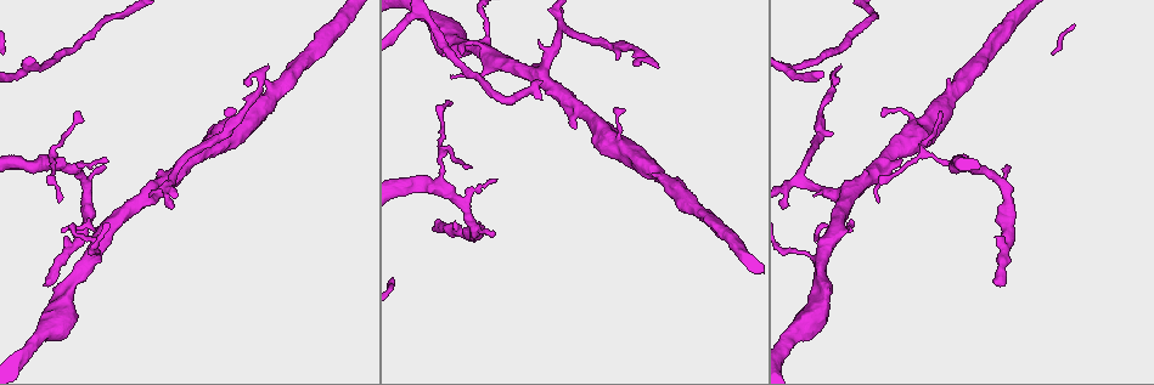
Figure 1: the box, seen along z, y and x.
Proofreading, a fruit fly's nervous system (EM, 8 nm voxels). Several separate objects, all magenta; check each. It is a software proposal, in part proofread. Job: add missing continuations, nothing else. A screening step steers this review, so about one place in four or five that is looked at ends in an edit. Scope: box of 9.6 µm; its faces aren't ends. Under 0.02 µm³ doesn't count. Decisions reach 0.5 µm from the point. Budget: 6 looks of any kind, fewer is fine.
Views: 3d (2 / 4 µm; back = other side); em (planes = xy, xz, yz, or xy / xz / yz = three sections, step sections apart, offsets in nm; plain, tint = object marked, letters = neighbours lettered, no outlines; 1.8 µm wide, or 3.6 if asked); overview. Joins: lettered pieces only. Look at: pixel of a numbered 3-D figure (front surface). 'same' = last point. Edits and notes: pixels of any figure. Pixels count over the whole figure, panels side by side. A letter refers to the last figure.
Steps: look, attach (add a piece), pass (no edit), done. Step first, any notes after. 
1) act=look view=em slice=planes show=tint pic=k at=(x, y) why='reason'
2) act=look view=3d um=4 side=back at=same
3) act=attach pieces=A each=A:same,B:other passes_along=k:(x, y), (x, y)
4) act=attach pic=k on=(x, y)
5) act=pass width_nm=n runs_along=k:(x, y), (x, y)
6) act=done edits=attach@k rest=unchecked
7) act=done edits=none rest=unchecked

act=look view=em slice=yz step=4 show=tint pic=1 at=(1002, 285) why='an open end'

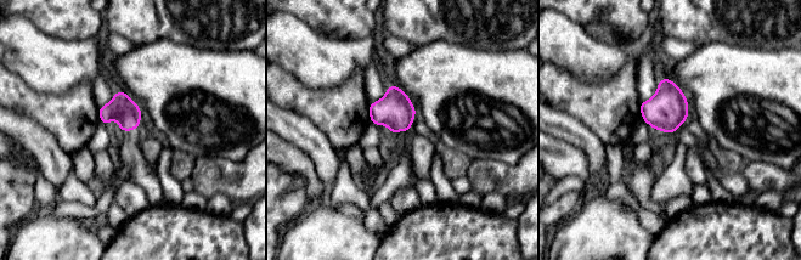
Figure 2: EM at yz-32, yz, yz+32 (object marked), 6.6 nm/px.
act=look view=em slice=planes show=letters at=same why='cut it another way'

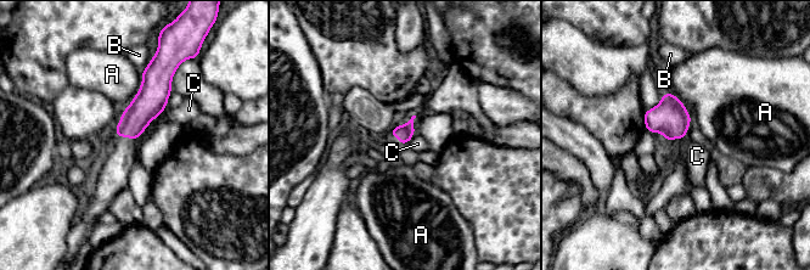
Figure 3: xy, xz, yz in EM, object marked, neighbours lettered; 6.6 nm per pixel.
act=pass width_nm=120 each=A:other,B:other,C:other border=3:(166, 107), (138, 139) found='none of them fits'

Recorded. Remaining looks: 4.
act=look view=em slice=planes show=letters pic=1 at=(449, 104) why='thin end'

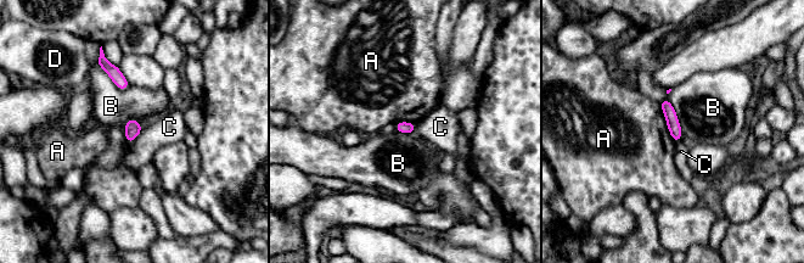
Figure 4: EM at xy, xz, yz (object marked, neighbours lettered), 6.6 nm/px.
act=pass width_nm=80 each=A:other,B:other,C:other,D:other runs_along=4:(664, 102), (676, 138) found='no lettered piece goes on from it'

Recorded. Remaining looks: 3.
act=look view=3d um=4 pic=1 at=(576, 127) why='an open end'

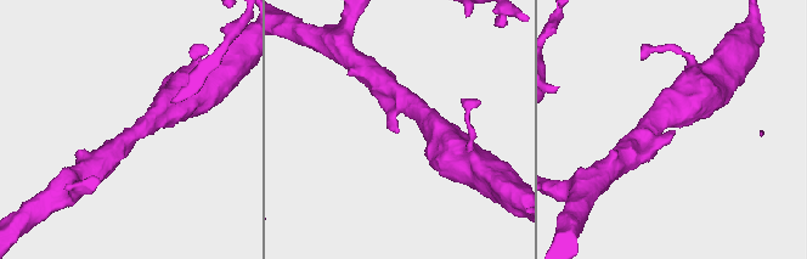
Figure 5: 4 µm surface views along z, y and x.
act=look view=em slice=planes show=letters pic=5 at=(671, 130) why='shape alone is not enough'

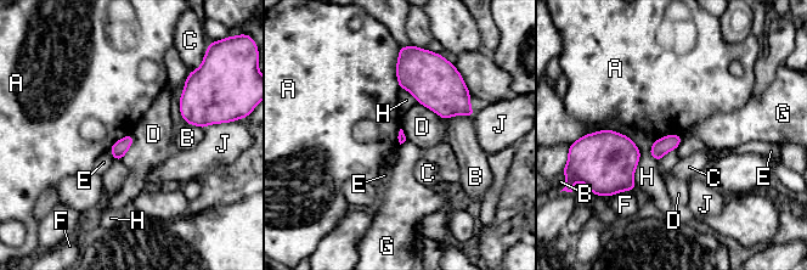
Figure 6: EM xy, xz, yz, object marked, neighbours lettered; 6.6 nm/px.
act=pass each=A:other,B:other,C:other,D:other,E:other,F:other,G:other,H:other,J:other border=6:(398, 51), (395, 77), (399, 89) found='none of them fits'

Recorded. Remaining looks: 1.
act=done edits=none rest=unchecked

